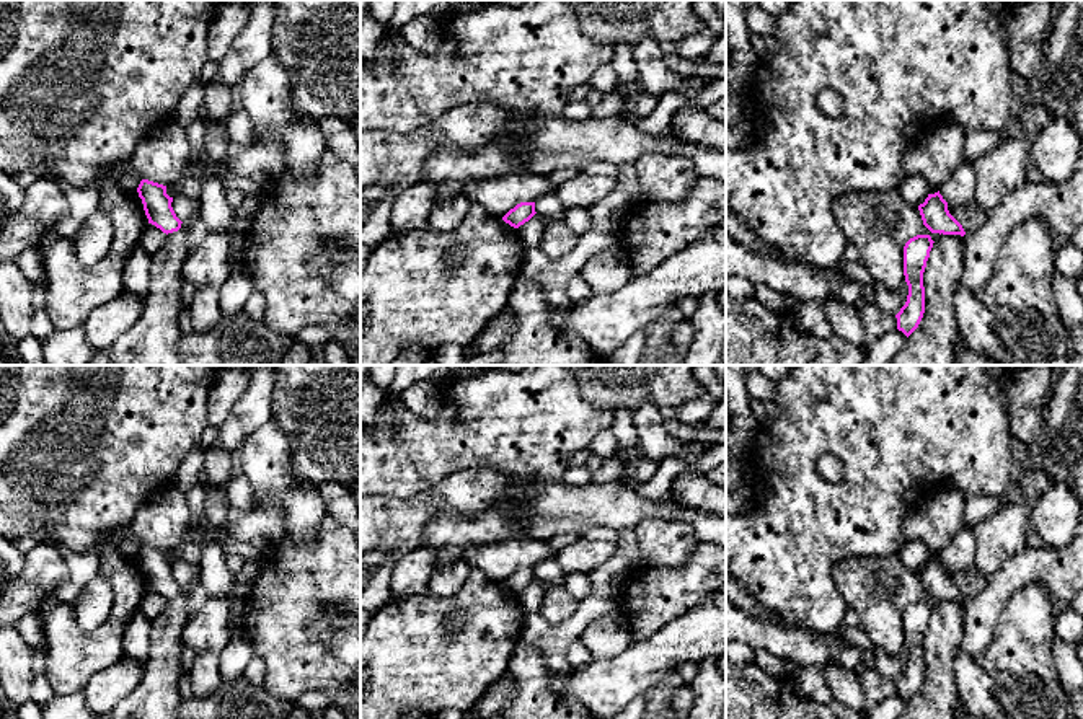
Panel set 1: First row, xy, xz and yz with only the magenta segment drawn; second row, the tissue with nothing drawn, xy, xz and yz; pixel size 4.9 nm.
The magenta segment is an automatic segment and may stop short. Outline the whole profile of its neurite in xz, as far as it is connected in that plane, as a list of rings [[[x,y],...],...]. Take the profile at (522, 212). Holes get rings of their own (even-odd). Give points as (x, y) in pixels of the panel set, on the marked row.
[[[520,202],[511,209],[502,220],[514,228],[519,228],[535,215],[535,202]]]

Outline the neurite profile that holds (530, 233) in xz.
[[[535,214],[528,222],[515,230],[524,248],[538,248],[546,227],[548,225],[545,223],[543,217]]]

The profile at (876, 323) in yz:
[[[864,305],[861,310],[861,318],[864,324],[864,339],[860,346],[864,352],[868,352],[869,347],[874,346],[874,342],[886,333],[891,333],[897,328],[897,318],[895,315],[886,313],[882,310],[869,310],[868,305]]]

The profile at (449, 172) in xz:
[[[491,142],[473,152],[444,150],[426,160],[419,183],[435,187],[435,205],[463,194],[475,181],[511,173],[525,173],[528,158],[512,155],[501,142]]]

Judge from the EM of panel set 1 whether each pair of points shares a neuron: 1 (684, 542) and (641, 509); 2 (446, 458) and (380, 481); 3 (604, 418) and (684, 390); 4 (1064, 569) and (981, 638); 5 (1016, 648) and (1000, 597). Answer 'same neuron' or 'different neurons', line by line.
1: different neurons
2: same neuron
3: different neurons
4: same neuron
5: different neurons

